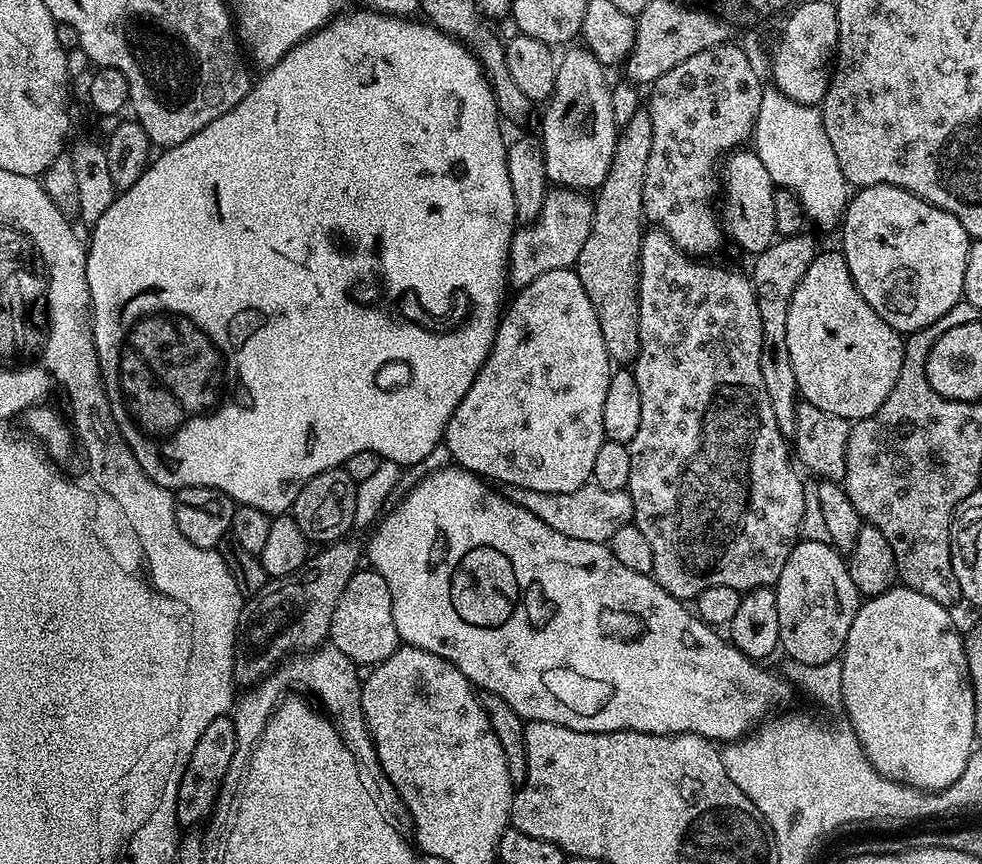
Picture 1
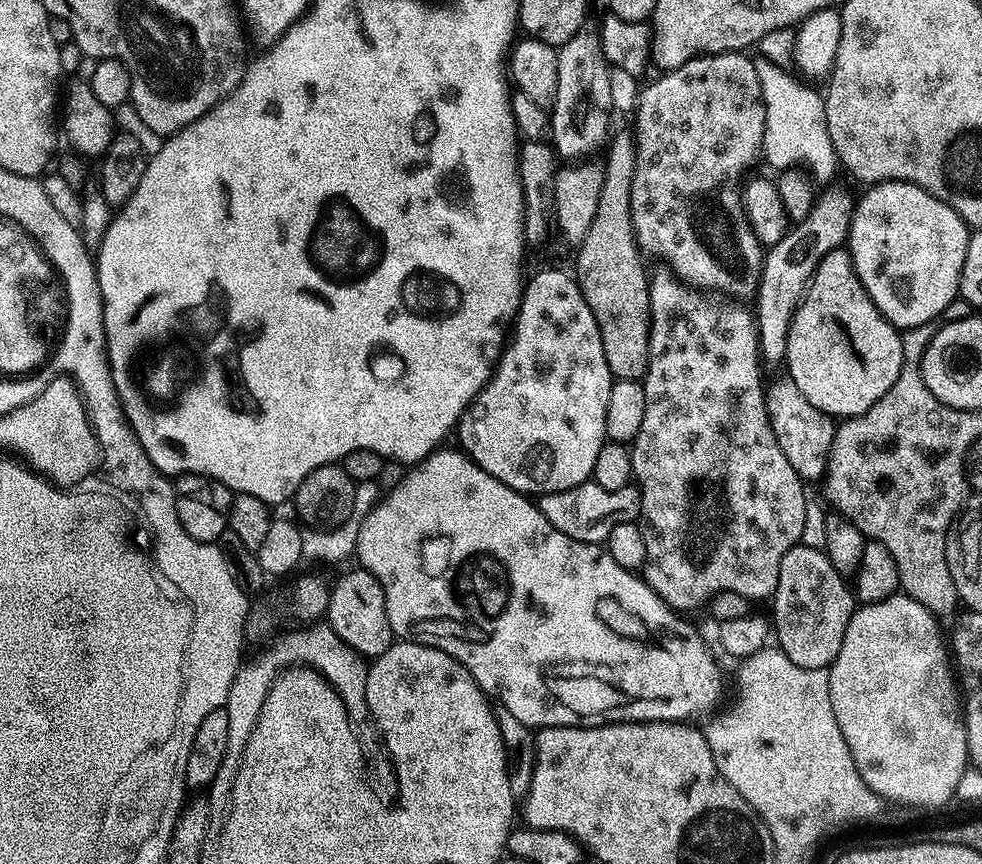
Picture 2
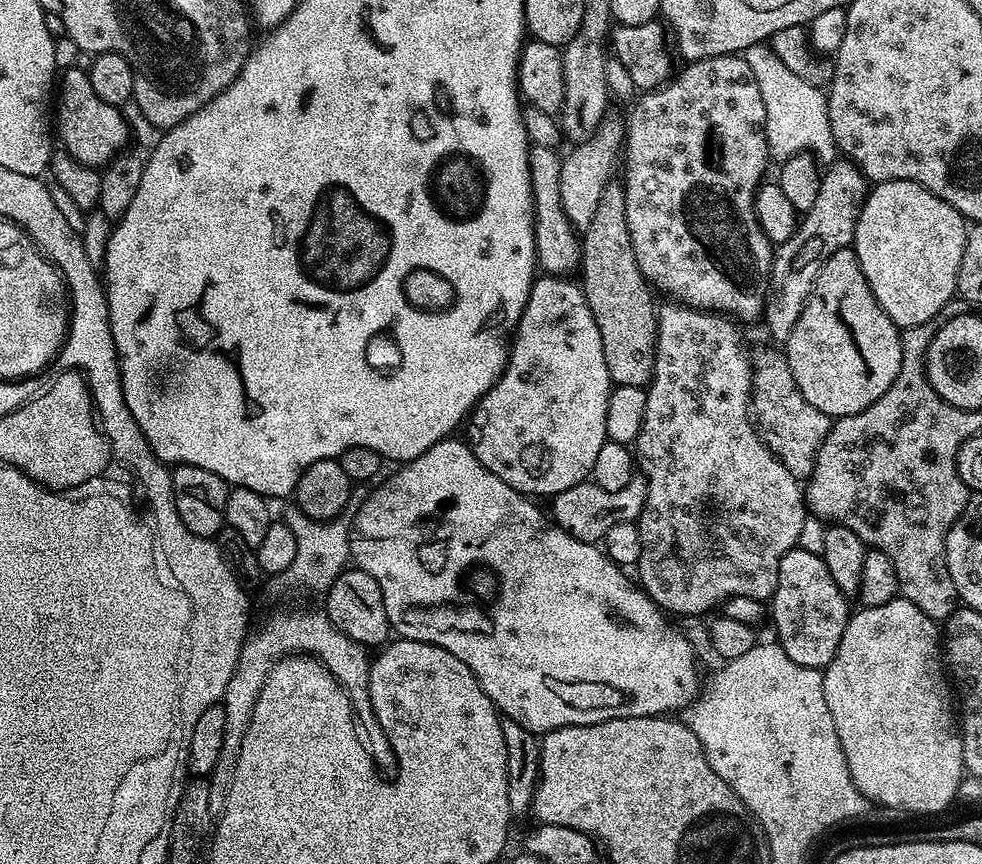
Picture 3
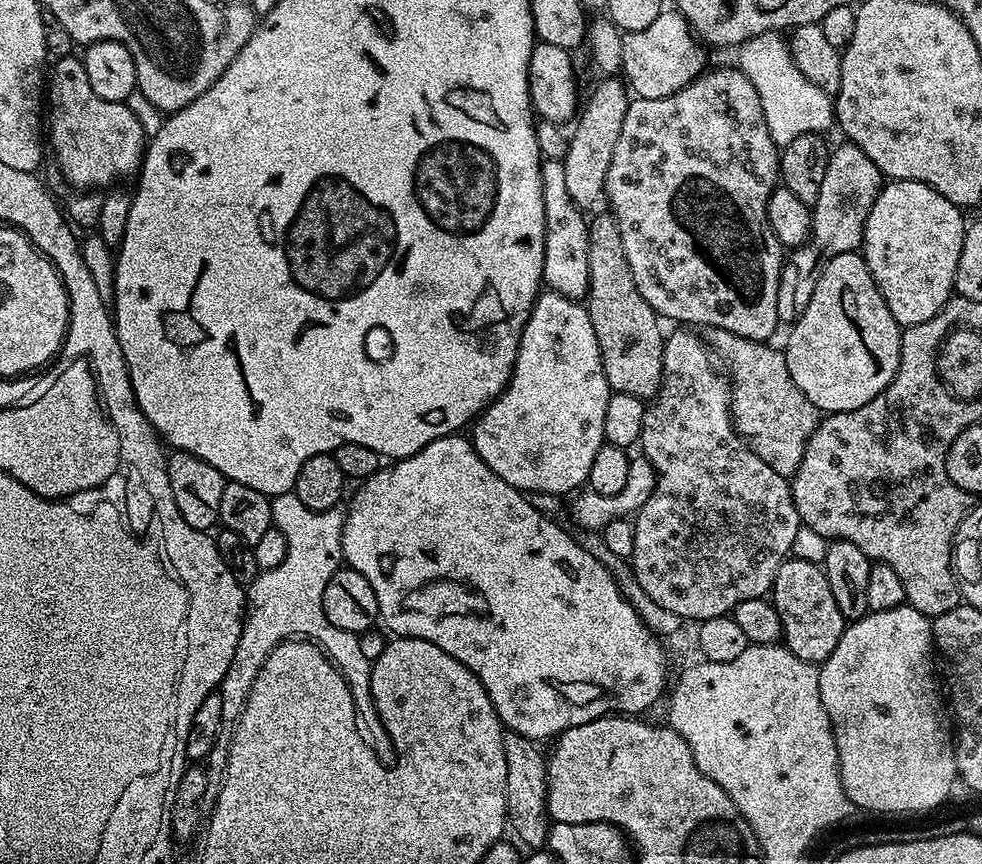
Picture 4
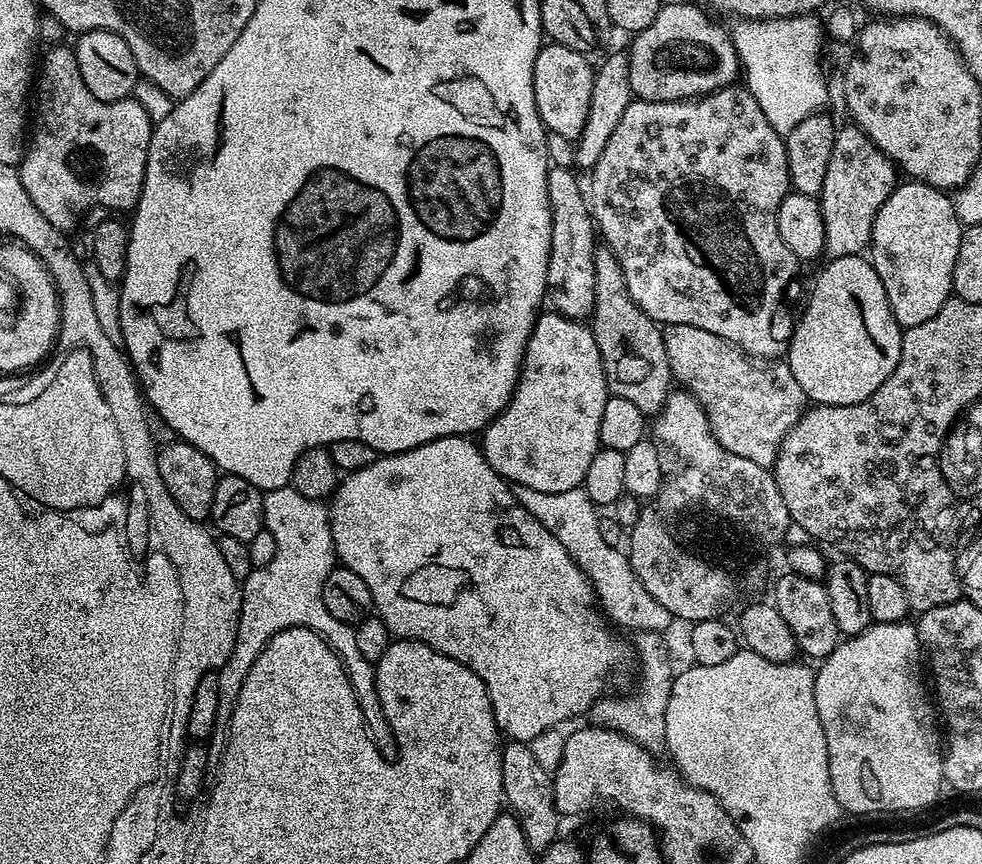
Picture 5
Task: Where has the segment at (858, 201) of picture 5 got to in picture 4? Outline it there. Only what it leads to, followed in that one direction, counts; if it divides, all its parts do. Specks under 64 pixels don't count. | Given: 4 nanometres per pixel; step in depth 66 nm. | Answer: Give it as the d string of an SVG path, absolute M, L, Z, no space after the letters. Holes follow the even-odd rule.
M843 143L837 148L835 145L828 153L822 191L818 194L818 202L811 205L812 231L800 247L791 249L780 272L776 309L778 321L786 322L788 326L795 324L796 319L806 310L824 264L830 262L830 258L838 258L838 254L855 252L863 245L864 223L882 187L878 166L874 166L874 162L862 154L857 144Z

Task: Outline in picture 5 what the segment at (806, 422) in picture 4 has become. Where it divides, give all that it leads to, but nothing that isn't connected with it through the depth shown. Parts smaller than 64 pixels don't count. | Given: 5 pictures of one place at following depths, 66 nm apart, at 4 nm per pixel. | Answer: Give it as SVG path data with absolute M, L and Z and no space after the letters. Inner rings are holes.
M670 324L663 329L663 334L673 381L704 405L714 438L723 448L730 450L730 454L750 458L750 462L758 462L758 466L771 469L780 443L806 410L804 391L802 386L798 386L798 378L794 378L787 362L768 362L765 368L759 368L756 365L759 363L741 348L726 342L726 338L718 338L718 334L710 334L710 330L698 330L698 326Z

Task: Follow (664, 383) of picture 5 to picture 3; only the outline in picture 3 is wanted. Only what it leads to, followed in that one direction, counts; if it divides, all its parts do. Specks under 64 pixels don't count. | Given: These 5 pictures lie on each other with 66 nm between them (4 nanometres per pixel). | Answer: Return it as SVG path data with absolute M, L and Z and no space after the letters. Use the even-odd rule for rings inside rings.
M609 182L606 190L602 190L594 218L590 218L590 226L582 230L578 280L590 306L590 314L594 314L594 322L598 322L602 354L613 385L644 388L652 379L652 367L656 361L658 304L652 301L653 289L644 279L642 270L638 270L634 258L630 230L626 226L623 183Z

